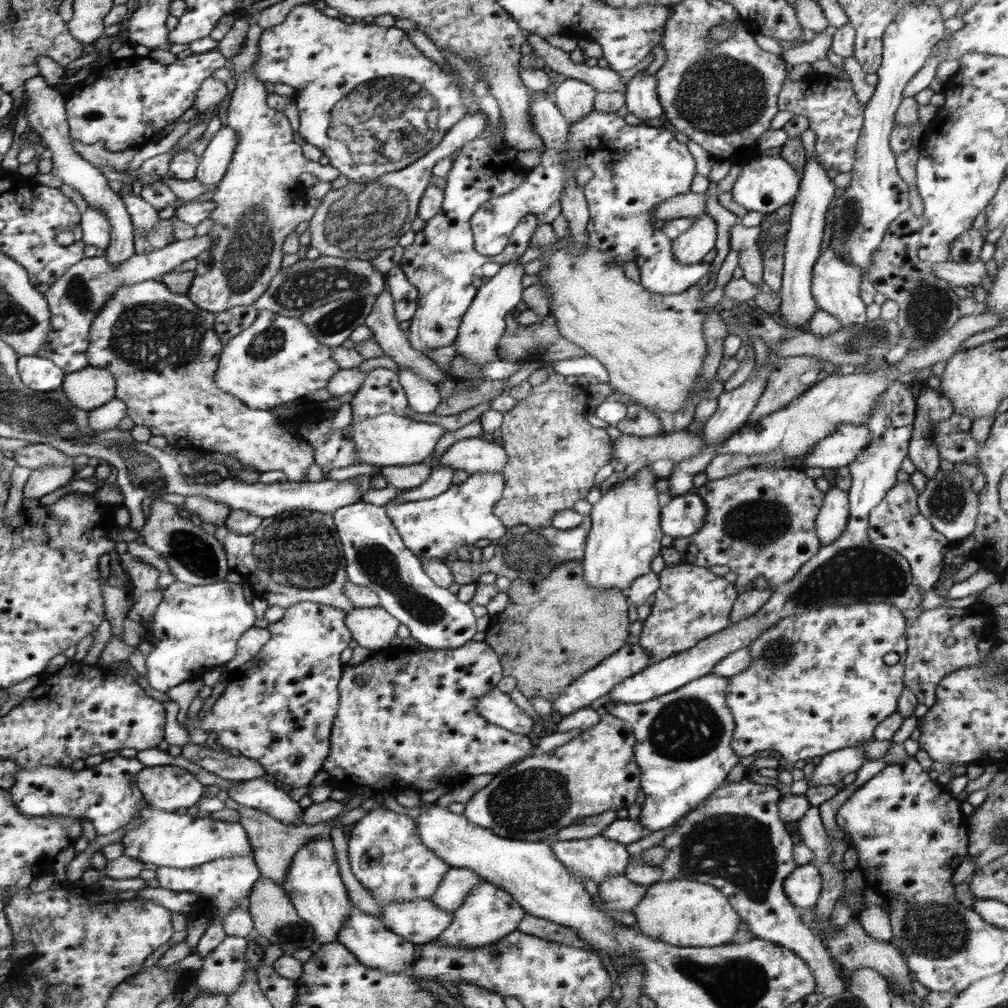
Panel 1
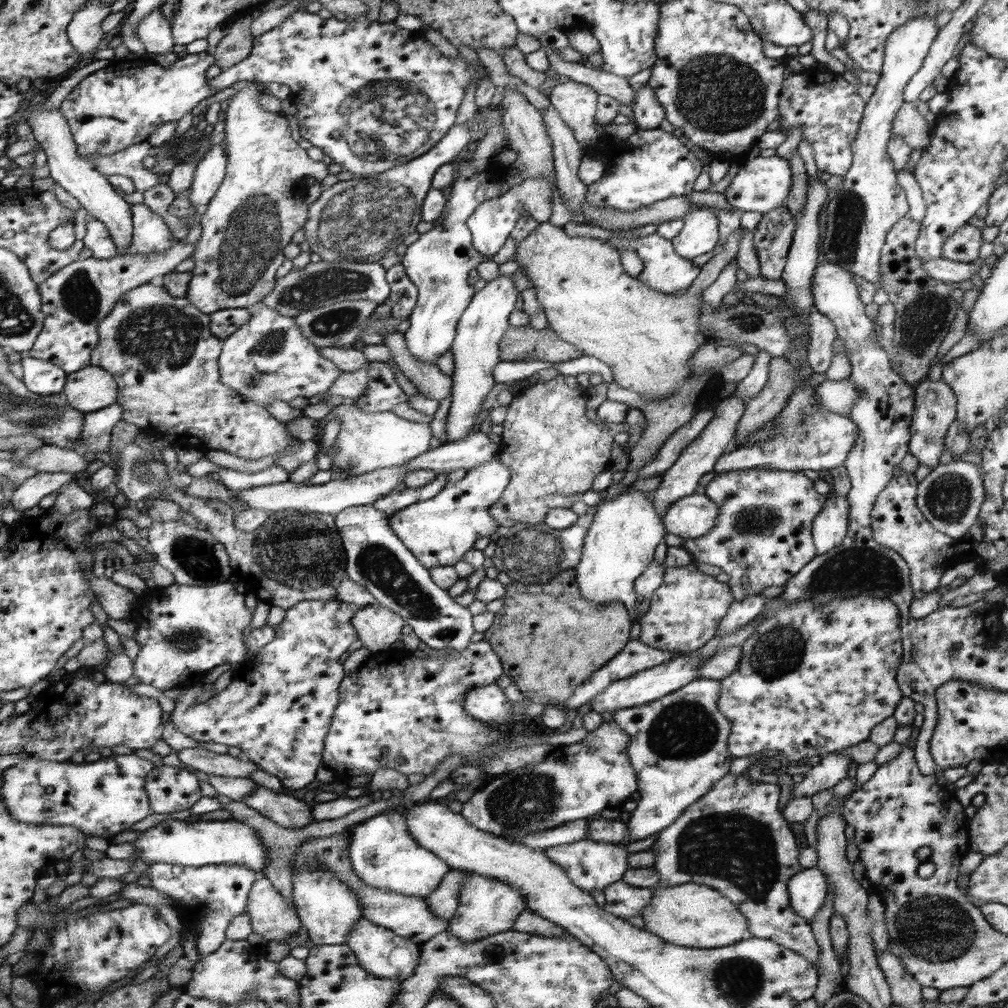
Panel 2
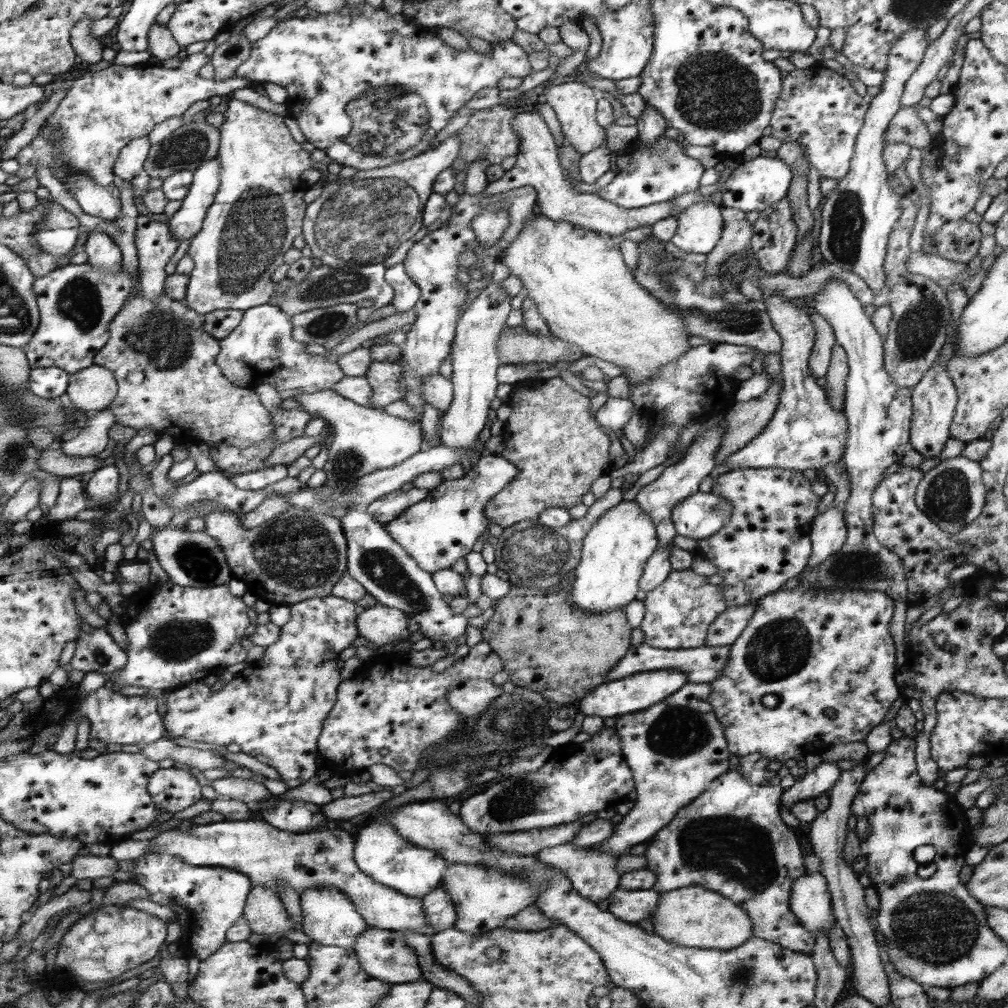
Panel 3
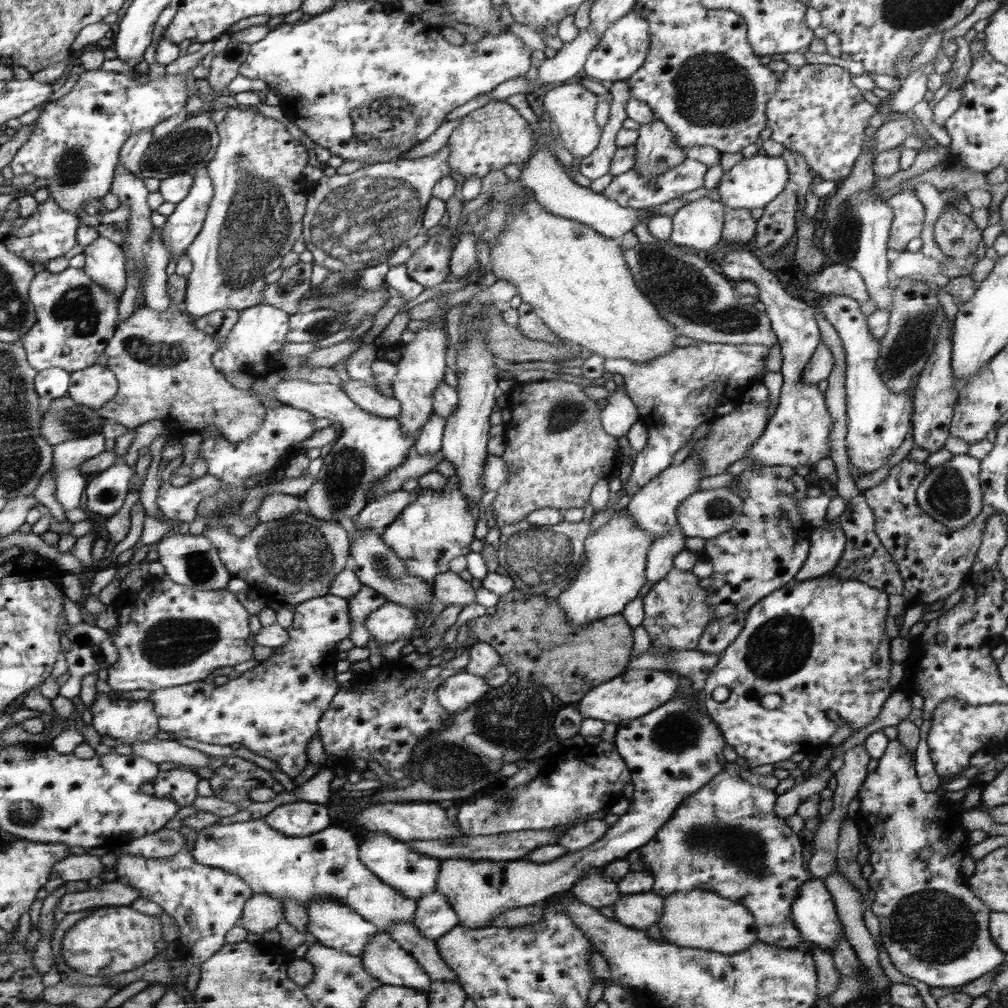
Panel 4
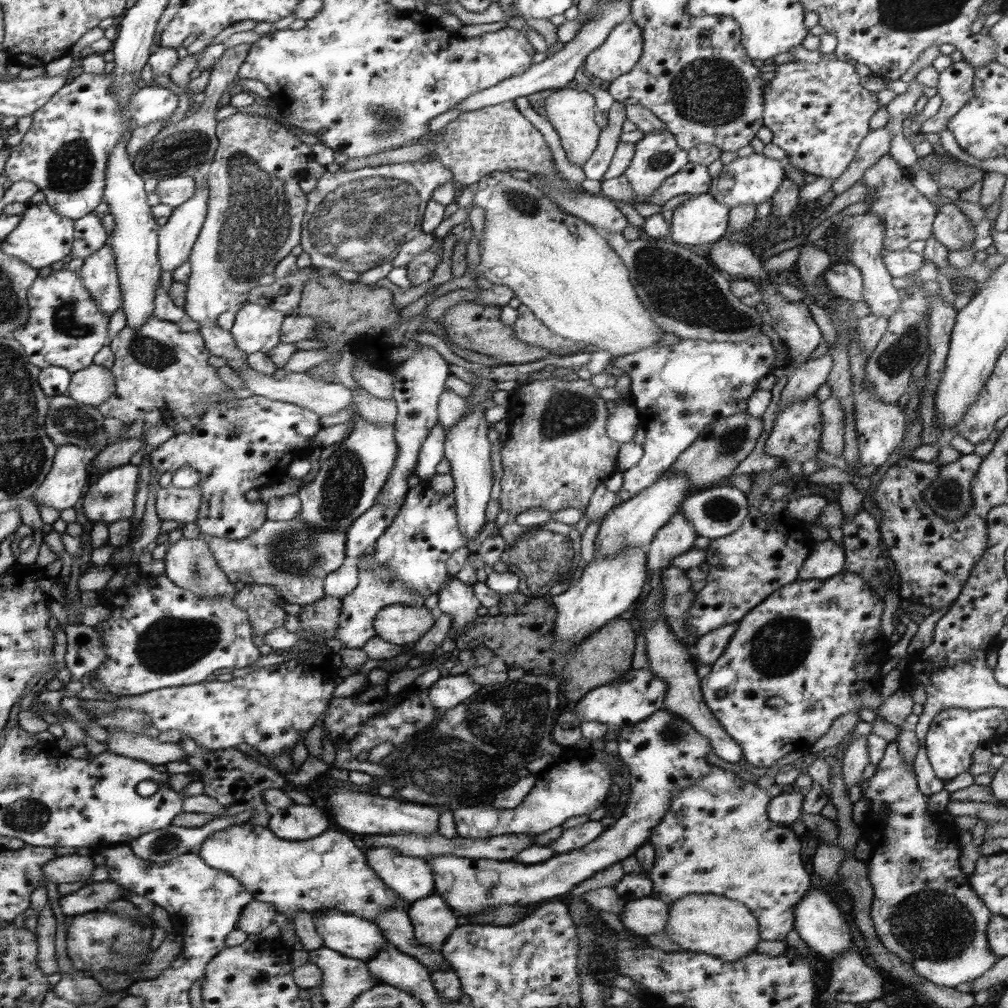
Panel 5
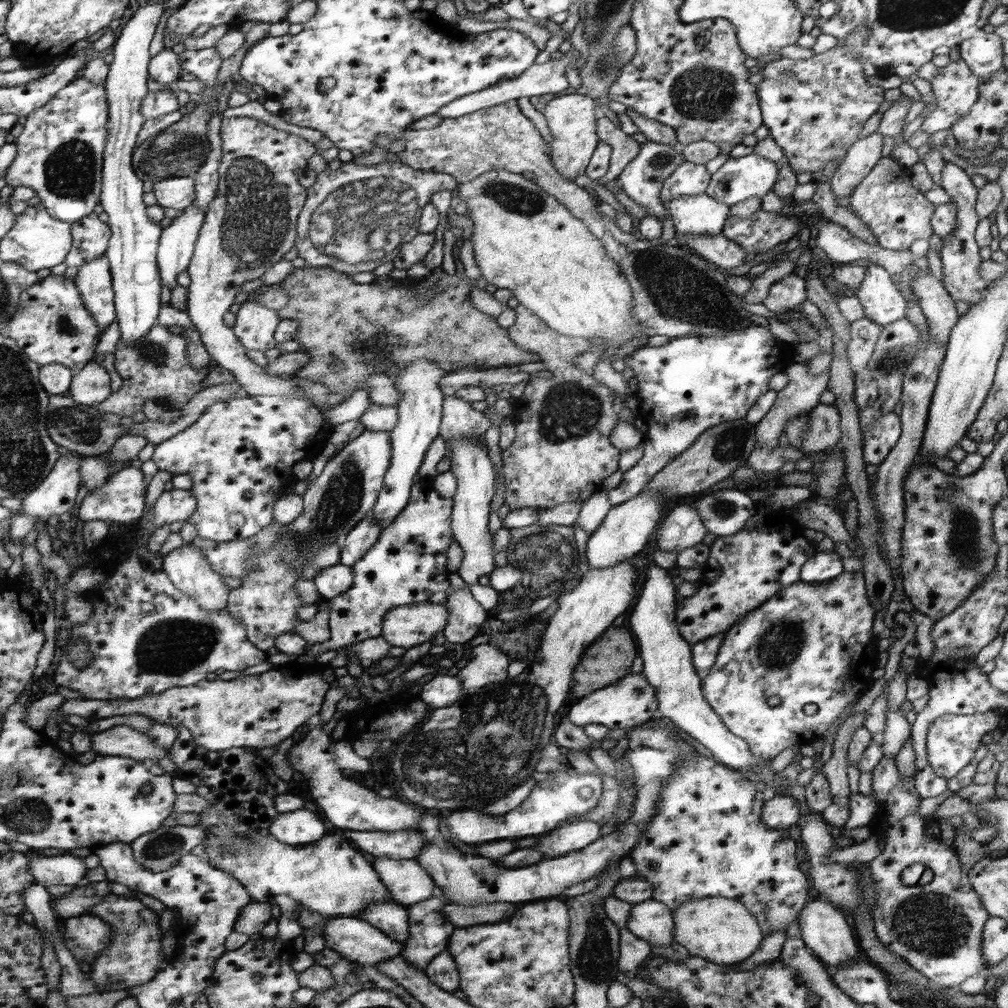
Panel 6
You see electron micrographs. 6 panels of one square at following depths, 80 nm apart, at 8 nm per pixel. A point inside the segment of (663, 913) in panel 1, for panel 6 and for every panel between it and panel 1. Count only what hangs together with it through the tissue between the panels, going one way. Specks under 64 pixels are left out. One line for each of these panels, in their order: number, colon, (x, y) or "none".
2: (697, 916)
3: (693, 916)
4: (697, 919)
5: (712, 924)
6: (722, 930)

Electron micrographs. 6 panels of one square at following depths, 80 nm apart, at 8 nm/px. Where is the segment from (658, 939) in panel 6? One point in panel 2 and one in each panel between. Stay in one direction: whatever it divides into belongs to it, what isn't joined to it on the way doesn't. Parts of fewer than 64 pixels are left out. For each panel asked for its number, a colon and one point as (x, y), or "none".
2: (623, 900)
3: (632, 906)
4: (639, 911)
5: (646, 916)

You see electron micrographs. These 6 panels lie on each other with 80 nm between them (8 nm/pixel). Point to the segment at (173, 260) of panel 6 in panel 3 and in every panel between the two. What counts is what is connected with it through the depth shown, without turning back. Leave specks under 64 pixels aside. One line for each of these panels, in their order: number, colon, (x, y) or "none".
3: (189, 219)
4: (184, 224)
5: (177, 237)

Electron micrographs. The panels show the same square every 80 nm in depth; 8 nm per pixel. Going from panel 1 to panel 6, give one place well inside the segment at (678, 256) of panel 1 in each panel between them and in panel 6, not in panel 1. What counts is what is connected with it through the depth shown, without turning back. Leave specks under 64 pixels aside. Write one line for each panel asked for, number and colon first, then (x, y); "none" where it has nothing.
2: (699, 234)
3: (699, 228)
4: (698, 225)
5: (701, 220)
6: (701, 214)

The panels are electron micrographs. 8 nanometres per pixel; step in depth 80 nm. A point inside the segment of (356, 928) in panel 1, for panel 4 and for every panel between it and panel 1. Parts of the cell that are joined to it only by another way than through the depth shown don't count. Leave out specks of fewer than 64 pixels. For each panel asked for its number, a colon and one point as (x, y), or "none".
2: (380, 951)
3: (386, 955)
4: (386, 959)

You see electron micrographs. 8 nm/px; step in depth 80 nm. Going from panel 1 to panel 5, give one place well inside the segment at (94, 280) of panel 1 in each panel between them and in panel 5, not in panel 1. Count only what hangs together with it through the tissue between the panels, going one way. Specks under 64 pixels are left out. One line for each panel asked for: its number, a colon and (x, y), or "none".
2: (76, 298)
3: (77, 302)
4: (76, 317)
5: (66, 327)

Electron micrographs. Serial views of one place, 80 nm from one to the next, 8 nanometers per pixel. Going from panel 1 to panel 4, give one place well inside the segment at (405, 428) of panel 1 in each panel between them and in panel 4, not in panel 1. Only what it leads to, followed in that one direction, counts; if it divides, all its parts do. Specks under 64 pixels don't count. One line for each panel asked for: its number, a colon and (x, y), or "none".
2: (366, 441)
3: (366, 439)
4: (369, 446)

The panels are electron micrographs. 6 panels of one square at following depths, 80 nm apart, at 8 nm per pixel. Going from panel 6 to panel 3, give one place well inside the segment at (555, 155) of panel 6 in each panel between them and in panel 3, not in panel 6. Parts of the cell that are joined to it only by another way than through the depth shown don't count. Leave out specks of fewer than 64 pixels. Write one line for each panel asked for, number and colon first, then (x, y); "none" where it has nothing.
3: (575, 103)
4: (572, 106)
5: (571, 111)

